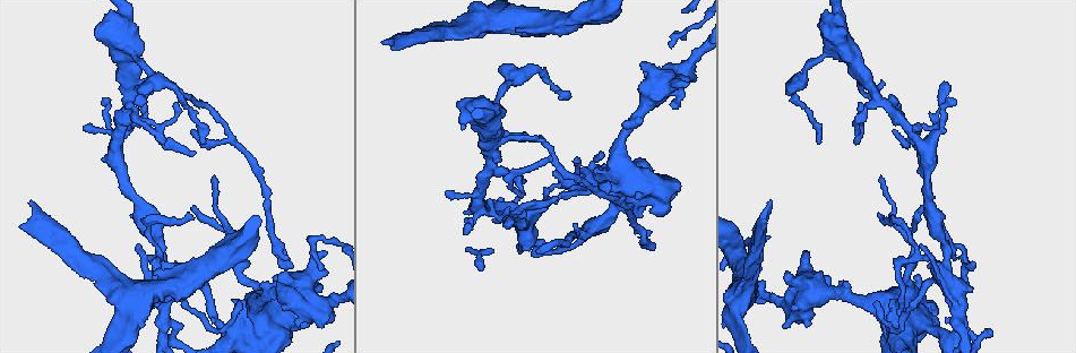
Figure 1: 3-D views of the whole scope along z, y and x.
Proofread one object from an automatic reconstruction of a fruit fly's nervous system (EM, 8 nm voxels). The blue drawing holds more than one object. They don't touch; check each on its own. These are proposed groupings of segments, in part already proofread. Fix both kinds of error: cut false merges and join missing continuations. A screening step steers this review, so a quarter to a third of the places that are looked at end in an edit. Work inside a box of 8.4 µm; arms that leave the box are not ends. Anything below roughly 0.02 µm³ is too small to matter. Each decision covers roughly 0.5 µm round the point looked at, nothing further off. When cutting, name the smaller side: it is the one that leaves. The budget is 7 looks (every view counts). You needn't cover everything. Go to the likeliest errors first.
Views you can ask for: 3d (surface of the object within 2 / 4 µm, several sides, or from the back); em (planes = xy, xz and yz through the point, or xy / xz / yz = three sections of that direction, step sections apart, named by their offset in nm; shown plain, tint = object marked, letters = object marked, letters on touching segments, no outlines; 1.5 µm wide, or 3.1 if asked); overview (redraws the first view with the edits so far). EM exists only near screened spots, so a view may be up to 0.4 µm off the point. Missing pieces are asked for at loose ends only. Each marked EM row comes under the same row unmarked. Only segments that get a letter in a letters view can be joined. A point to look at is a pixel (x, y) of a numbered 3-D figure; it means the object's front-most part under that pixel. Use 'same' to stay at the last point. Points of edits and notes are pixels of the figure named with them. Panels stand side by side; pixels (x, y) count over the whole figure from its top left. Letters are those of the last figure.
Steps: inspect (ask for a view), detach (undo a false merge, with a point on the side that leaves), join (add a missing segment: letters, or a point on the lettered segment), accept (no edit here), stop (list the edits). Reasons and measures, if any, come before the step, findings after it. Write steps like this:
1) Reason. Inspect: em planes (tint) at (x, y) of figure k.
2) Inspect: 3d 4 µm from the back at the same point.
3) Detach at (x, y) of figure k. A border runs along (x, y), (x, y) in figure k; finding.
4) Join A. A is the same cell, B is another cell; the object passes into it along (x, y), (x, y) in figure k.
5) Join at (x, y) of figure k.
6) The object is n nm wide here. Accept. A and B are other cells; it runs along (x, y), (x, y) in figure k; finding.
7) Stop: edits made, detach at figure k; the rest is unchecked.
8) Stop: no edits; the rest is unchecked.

Branch stops here. Inspect: 3d 4 µm at (765, 225) of figure 1.

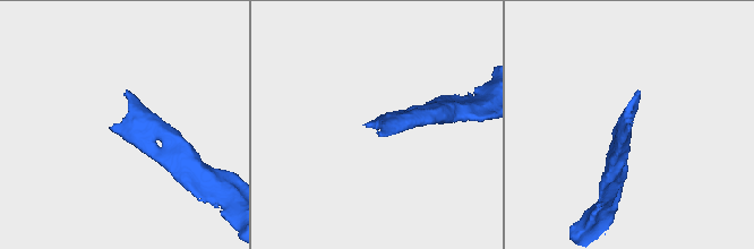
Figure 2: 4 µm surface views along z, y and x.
Shape alone is not enough. Inspect: em planes (letters) at (362, 124) of figure 2.

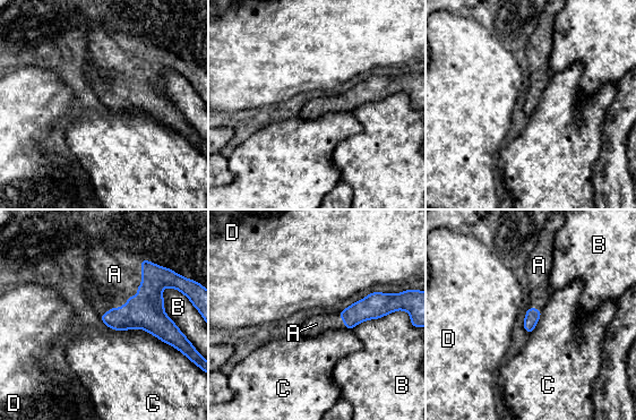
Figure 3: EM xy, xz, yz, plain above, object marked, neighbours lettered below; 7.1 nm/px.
Join at (114, 274) of figure 3. A is the same cell, B, C and D are other cells; the object passes into it along (146, 311), (134, 297), (114, 274) in figure 3; it goes on there.

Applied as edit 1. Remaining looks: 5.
Thin end. Inspect: em planes (tint) at (818, 144) of figure 1.

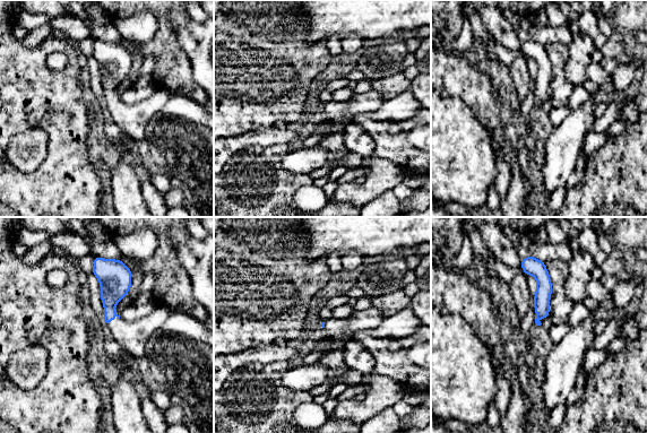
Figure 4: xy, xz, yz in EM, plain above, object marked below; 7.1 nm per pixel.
What lies round it. Inspect: em planes (letters) at the same point.

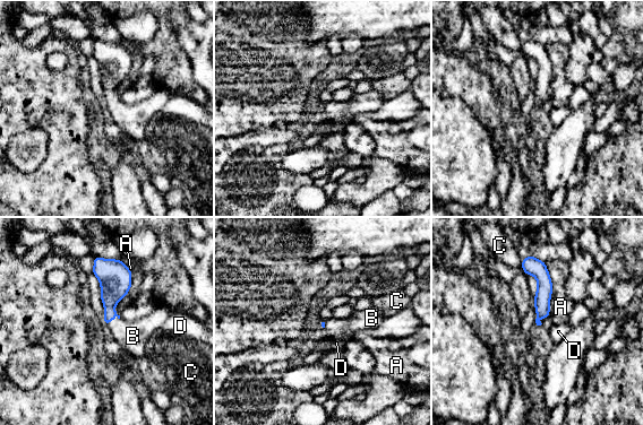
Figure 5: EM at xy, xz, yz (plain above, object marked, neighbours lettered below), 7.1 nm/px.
Join at (133, 336) of figure 5. B is the same cell, A, C and D are other cells; the object passes into it along (111, 296), (112, 319), (133, 336) in figure 5; it goes on there.

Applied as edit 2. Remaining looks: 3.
See it whole again. Inspect: overview.

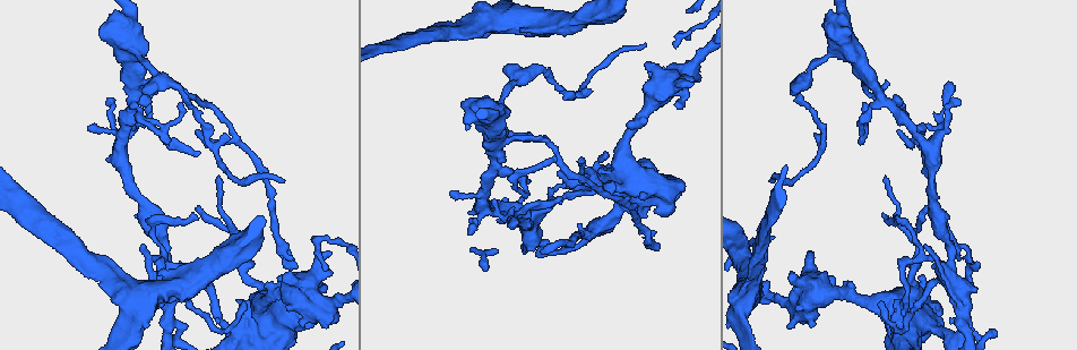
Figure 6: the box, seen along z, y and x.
Two arms in line, one across. Inspect: 3d 2 µm at (960, 333) of figure 6.

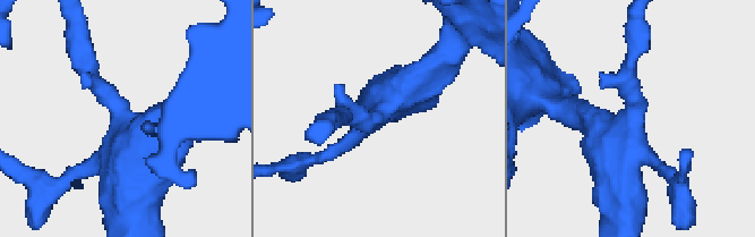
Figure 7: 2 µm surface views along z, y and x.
3 arms meet here. Inspect: em planes (letters) at (128, 120) of figure 7.

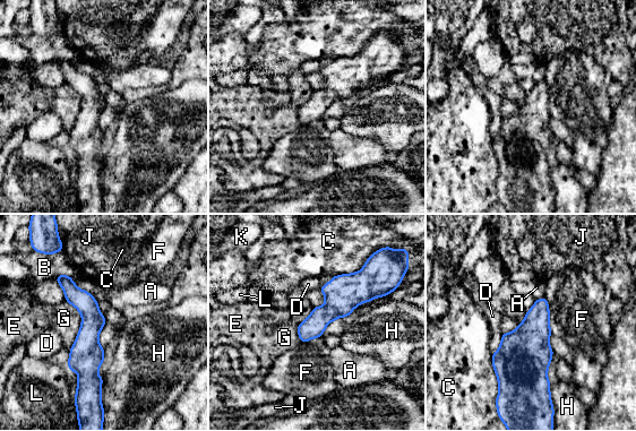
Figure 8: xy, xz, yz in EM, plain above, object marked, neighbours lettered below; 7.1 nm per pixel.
The object is 160 nm wide here. Accept. A, B, C, D, E, F, G, H, J, K and L are other cells; a border runs along (321, 336), (315, 338) in figure 8; continuous, no second neuron.

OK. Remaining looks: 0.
Stop: edits made, join at figure 3, join at figure 5; the rest is unchecked.

